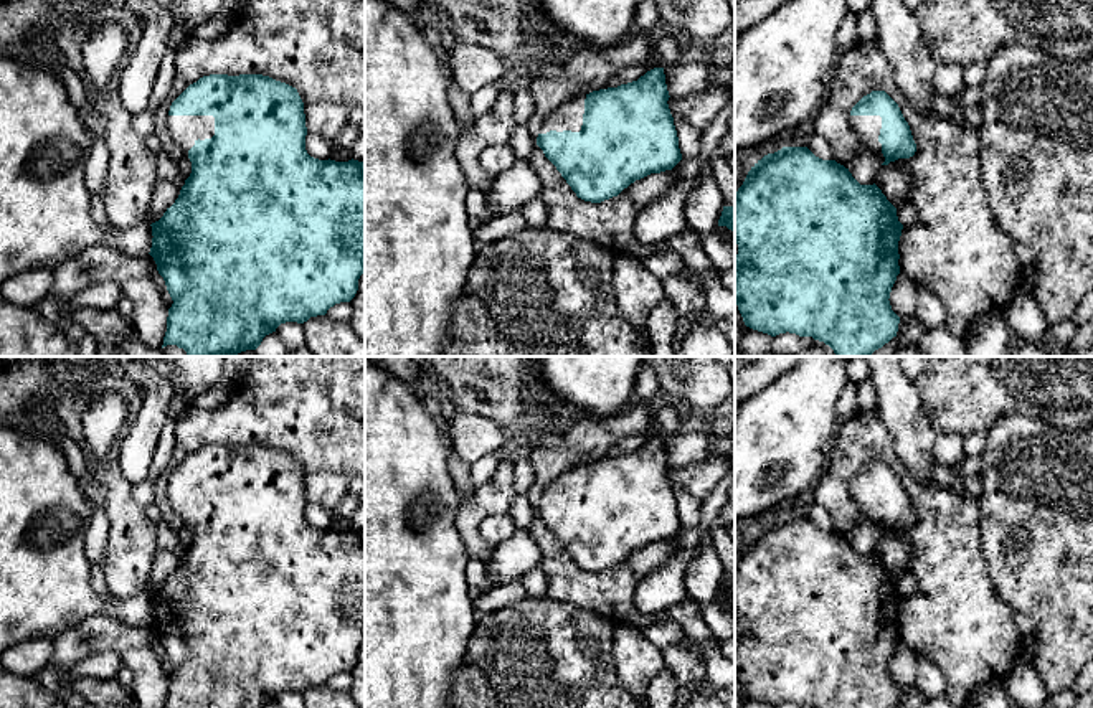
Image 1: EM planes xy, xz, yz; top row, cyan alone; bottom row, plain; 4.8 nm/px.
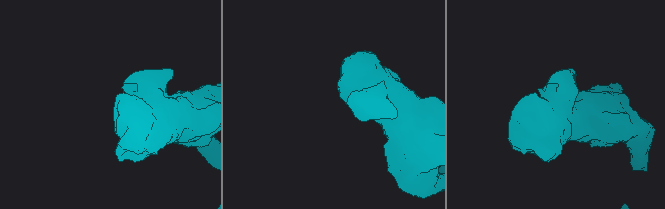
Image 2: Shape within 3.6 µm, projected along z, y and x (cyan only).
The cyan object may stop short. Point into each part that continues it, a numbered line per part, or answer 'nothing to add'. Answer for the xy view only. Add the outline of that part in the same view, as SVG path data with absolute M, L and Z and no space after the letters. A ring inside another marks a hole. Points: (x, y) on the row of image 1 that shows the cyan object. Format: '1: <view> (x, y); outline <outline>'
1: xy (184, 129); outline M168 116L168 130L172 140L188 155L195 142L215 135L213 116Z

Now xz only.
1: xz (568, 116); outline M586 94L575 96L563 104L560 104L543 122L540 134L550 130L563 132L580 132L583 125Z

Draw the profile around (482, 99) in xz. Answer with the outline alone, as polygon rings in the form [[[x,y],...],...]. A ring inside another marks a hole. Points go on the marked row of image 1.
[[[505,78],[482,86],[471,96],[471,117],[476,122],[482,117],[497,101],[499,94],[513,86],[512,78]]]

